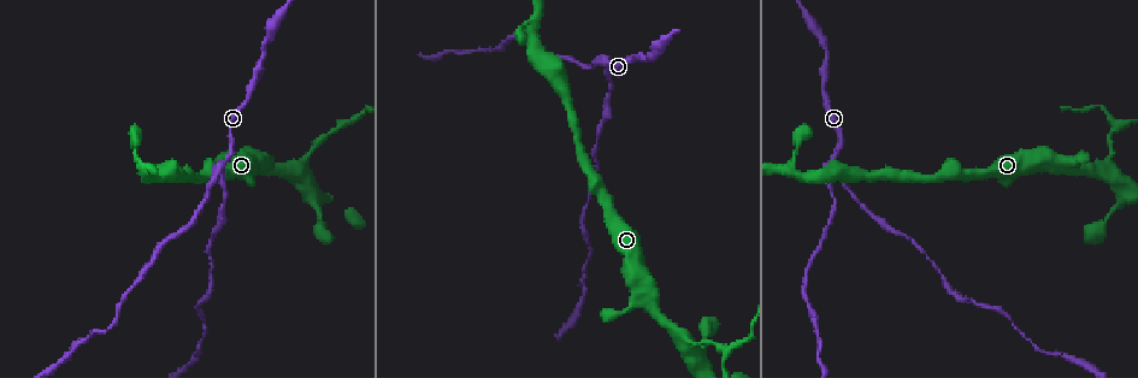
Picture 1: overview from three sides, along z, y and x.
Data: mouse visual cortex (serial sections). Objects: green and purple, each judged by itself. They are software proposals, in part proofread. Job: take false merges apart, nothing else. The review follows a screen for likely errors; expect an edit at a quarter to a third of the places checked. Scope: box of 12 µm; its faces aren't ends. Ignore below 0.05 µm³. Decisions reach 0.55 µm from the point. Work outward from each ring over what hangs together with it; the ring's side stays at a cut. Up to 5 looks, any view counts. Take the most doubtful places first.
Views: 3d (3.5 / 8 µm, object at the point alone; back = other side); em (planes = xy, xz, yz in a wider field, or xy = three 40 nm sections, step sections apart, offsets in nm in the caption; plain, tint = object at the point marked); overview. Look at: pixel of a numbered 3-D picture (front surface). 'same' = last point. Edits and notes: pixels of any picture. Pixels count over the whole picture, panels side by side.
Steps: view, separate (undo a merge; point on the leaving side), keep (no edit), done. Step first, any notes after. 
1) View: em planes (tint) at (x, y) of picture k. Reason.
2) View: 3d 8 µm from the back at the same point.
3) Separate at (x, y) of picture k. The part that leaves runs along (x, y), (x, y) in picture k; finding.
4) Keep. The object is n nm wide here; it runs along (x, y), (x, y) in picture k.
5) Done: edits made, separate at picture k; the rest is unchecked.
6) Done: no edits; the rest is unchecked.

View: 3d 3.5 µm at (607, 64) of picture 1.

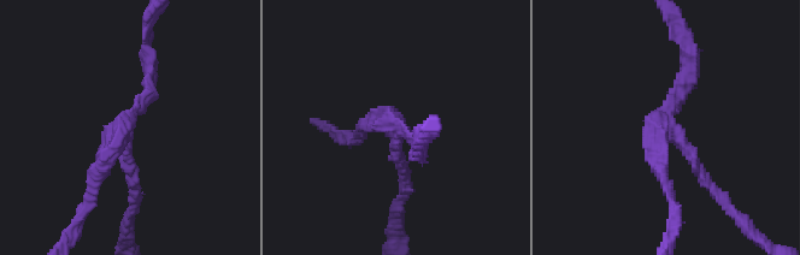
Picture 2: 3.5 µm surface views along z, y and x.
View: em xy step 5 (tint) at (661, 128) of picture 2. 3 arms meet here; the arms are 150, 200, 200 nm wide; shape alone is not enough.

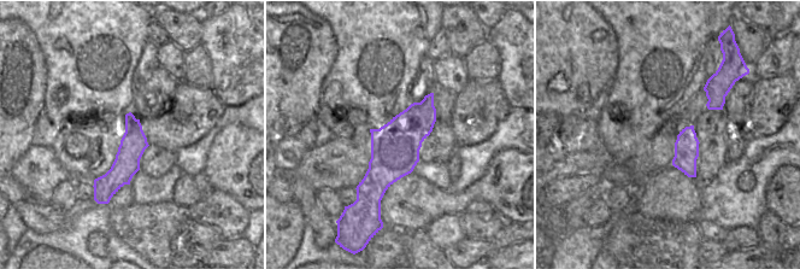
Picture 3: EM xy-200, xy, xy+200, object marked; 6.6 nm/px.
Separate at (701, 172) of picture 2. The object is 320 nm wide here; the part that leaves runs along (674, 135), (751, 231) in picture 2; a second cell is stuck on.

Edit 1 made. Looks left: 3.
View: 3d 3.5 µm at (683, 336) of picture 1. Three arms meet.

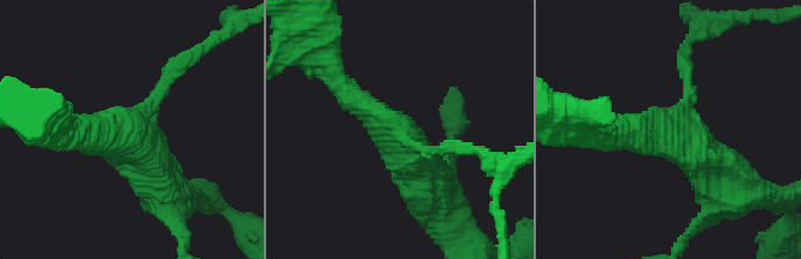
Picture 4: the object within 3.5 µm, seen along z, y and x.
View: em xy step 5 (tint) at (403, 136) of picture 4. 3 arms meet here; the arms are 150, 350, 500 nm wide.

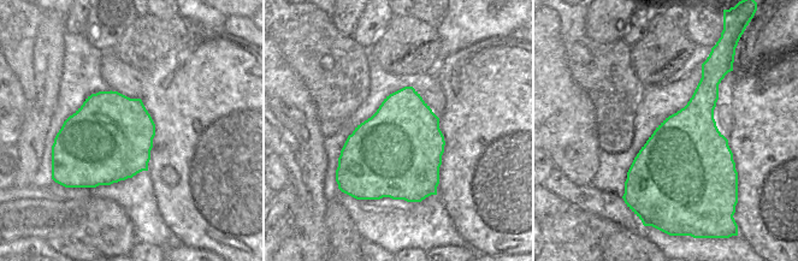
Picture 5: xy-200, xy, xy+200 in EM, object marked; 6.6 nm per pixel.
Separate at (177, 63) of picture 4. The object is 600 nm wide here; the part that leaves runs along (155, 100), (163, 77), (225, 29) in picture 4; a second cell is stuck on.

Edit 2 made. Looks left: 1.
Done: edits made, separate at picture 2, separate at picture 4; the rest is unchecked.

